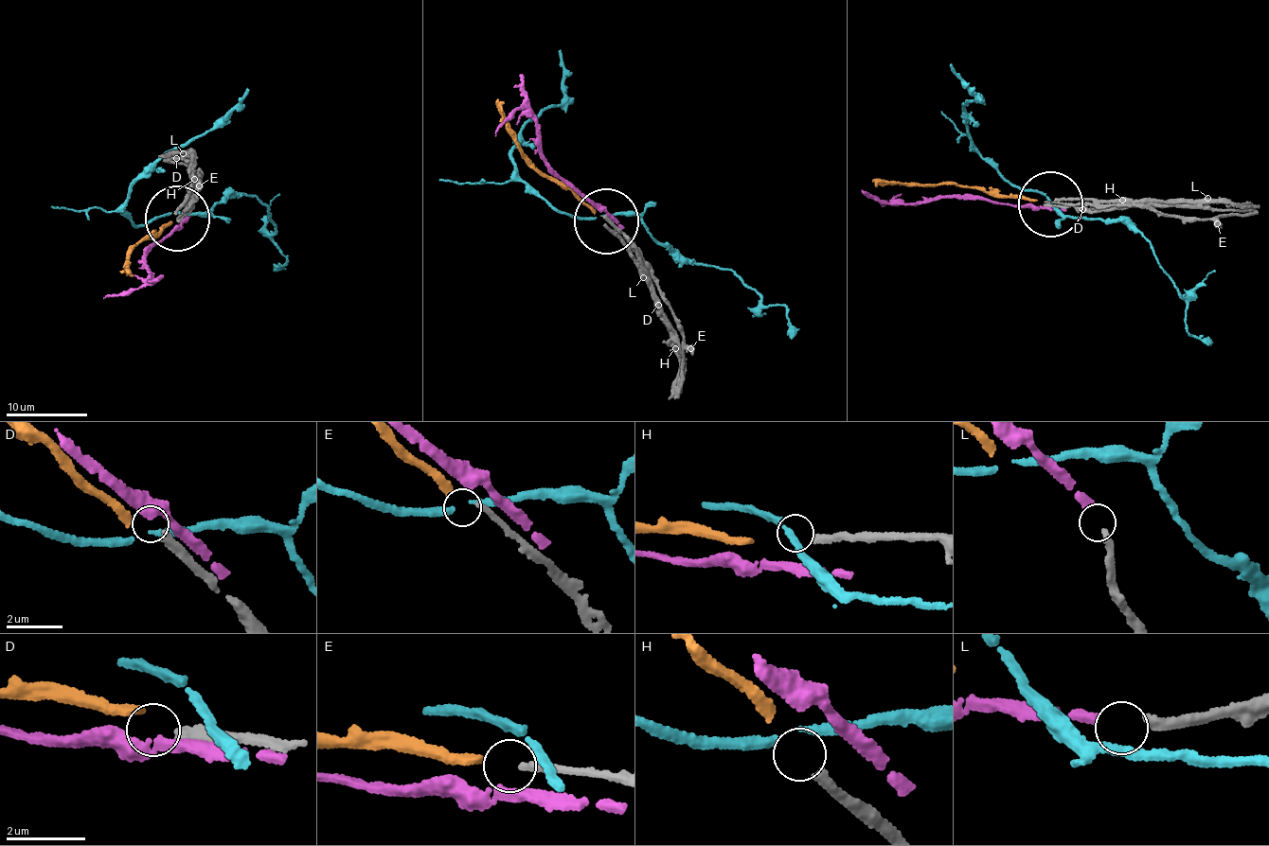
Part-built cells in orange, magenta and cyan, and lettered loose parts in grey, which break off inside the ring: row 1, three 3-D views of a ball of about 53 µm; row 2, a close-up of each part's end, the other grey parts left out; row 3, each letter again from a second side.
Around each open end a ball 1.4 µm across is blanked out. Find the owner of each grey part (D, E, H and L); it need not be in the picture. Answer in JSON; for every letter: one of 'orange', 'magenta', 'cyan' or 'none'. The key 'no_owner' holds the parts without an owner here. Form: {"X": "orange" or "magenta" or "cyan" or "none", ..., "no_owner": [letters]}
{"D": "none", "E": "orange", "H": "none", "L": "magenta", "no_owner": ["D", "H"]}

